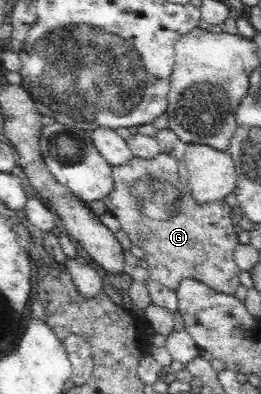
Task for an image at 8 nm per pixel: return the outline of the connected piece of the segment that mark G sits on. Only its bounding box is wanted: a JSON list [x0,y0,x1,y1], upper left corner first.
[103,153,242,295]

